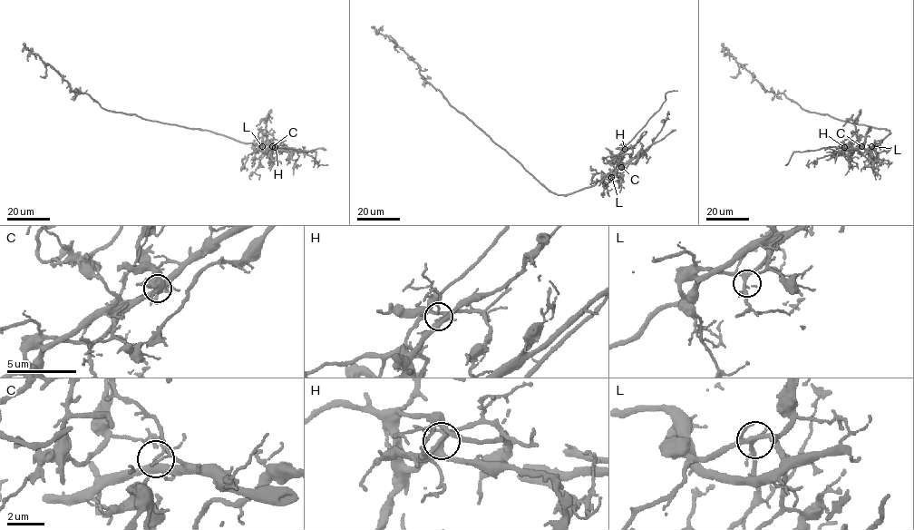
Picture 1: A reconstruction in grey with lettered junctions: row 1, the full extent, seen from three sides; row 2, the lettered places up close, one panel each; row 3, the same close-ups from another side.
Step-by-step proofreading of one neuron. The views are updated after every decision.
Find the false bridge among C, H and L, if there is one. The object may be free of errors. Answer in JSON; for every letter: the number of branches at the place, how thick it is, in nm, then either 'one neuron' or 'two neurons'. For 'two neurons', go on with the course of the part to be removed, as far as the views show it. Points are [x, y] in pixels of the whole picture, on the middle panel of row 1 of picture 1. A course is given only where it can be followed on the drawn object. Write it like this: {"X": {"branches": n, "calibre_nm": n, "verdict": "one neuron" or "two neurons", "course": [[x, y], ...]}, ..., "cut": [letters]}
{"C": {"branches": 5, "calibre_nm": 320, "verdict": "two neurons", "course": [[621, 167], [616, 169], [611, 163], [660, 108], [666, 99], [665, 93], [677, 91]]}, "H": {"branches": 5, "calibre_nm": 240, "verdict": "one neuron"}, "L": {"branches": 6, "calibre_nm": 260, "verdict": "one neuron"}, "cut": ["C"]}

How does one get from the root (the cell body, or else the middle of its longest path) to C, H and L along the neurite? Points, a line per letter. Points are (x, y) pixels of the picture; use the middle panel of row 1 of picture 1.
C: (530, 174), (552, 192), (566, 194), (593, 186), (621, 167)
H: (530, 174), (553, 192), (571, 193), (593, 186), (620, 169), (632, 152), (631, 149), (625, 149)
L: (530, 174), (549, 190), (560, 194), (593, 186), (606, 175), (611, 177)

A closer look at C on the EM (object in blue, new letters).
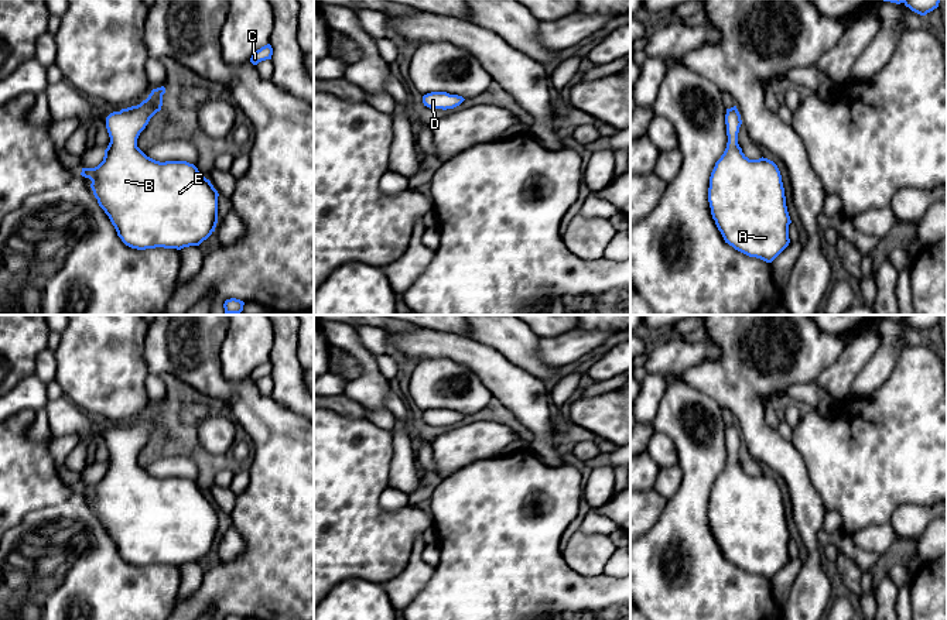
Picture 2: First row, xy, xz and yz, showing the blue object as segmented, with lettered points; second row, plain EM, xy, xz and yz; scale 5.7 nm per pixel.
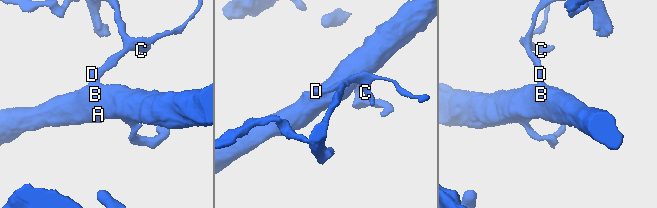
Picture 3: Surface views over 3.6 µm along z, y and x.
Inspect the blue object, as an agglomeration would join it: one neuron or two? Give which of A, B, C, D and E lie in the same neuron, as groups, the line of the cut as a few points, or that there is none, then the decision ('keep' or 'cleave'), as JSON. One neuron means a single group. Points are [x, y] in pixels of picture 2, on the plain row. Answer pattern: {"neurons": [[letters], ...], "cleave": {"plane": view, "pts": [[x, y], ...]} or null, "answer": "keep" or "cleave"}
{"neurons": [["A", "B", "D", "E"], ["C"]], "cleave": {"plane": "xy", "pts": [[129, 424], [133, 430], [133, 458], [136, 461]]}, "answer": "cleave"}

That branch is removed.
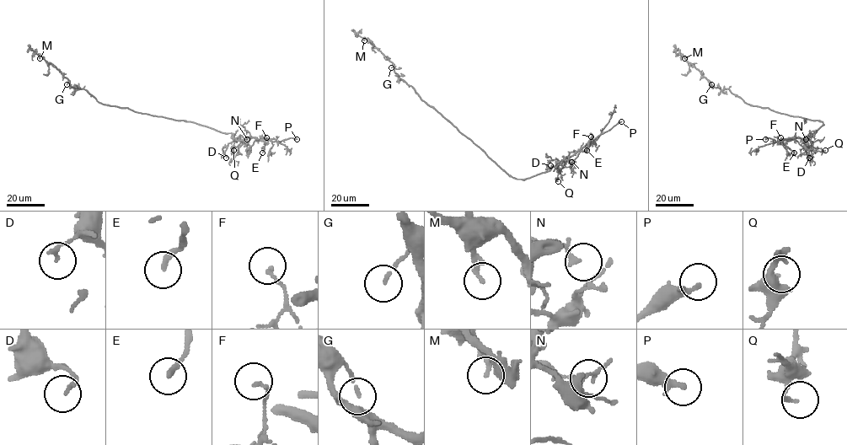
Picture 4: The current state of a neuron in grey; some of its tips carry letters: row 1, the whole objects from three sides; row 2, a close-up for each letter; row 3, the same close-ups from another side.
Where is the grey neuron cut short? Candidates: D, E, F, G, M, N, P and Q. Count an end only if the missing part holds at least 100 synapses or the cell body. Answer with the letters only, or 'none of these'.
P

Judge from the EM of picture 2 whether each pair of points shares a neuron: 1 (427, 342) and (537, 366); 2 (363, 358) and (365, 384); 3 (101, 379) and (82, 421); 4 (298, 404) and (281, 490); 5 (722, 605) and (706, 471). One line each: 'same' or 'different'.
1: different
2: same
3: different
4: different
5: same

